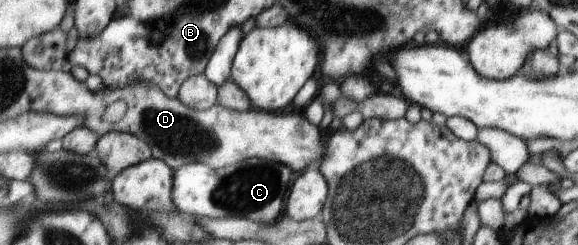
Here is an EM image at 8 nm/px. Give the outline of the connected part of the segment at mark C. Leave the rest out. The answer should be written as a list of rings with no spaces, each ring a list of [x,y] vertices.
[[[249,158],[221,169],[213,169],[203,162],[189,162],[175,171],[173,201],[186,215],[247,218],[273,225],[285,214],[286,200],[295,178],[287,164],[265,158]]]

